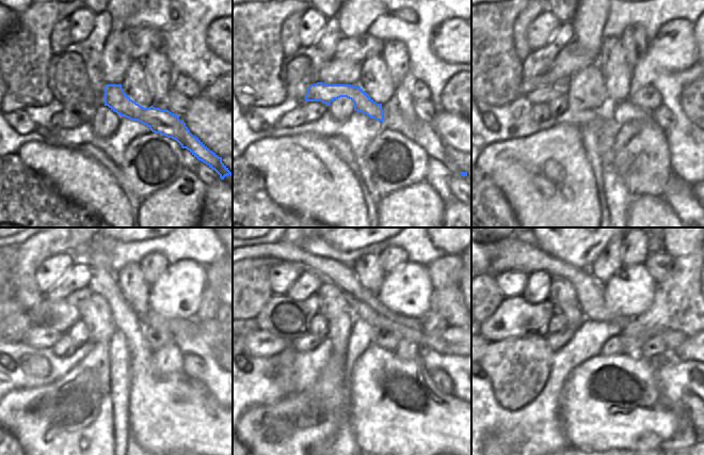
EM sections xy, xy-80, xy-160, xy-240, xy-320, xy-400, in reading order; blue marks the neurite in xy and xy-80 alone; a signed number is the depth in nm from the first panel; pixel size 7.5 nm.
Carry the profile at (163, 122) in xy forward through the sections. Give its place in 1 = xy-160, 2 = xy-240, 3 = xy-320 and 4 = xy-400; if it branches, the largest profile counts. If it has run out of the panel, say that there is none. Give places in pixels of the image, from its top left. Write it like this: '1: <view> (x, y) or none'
1: xy-160 (544, 94)
2: xy-240 (38, 338)
3: xy-320 (259, 344)
4: xy-400 (517, 369)

